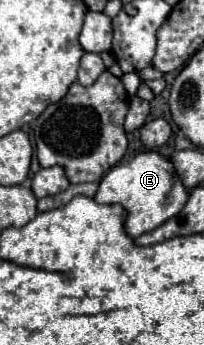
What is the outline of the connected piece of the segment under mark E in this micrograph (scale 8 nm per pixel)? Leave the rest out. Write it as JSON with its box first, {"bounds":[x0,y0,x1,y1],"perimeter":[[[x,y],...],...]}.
{"bounds":[94,151,188,239],"perimeter":[[[144,151],[144,153],[138,153],[134,159],[112,167],[102,177],[98,191],[94,195],[94,201],[96,203],[118,203],[118,205],[122,205],[124,211],[128,213],[126,221],[124,221],[124,229],[126,229],[128,237],[136,239],[138,235],[154,231],[164,221],[178,215],[178,211],[188,201],[188,191],[178,181],[174,165],[168,159],[164,159],[162,155],[158,155],[154,151]]]}

